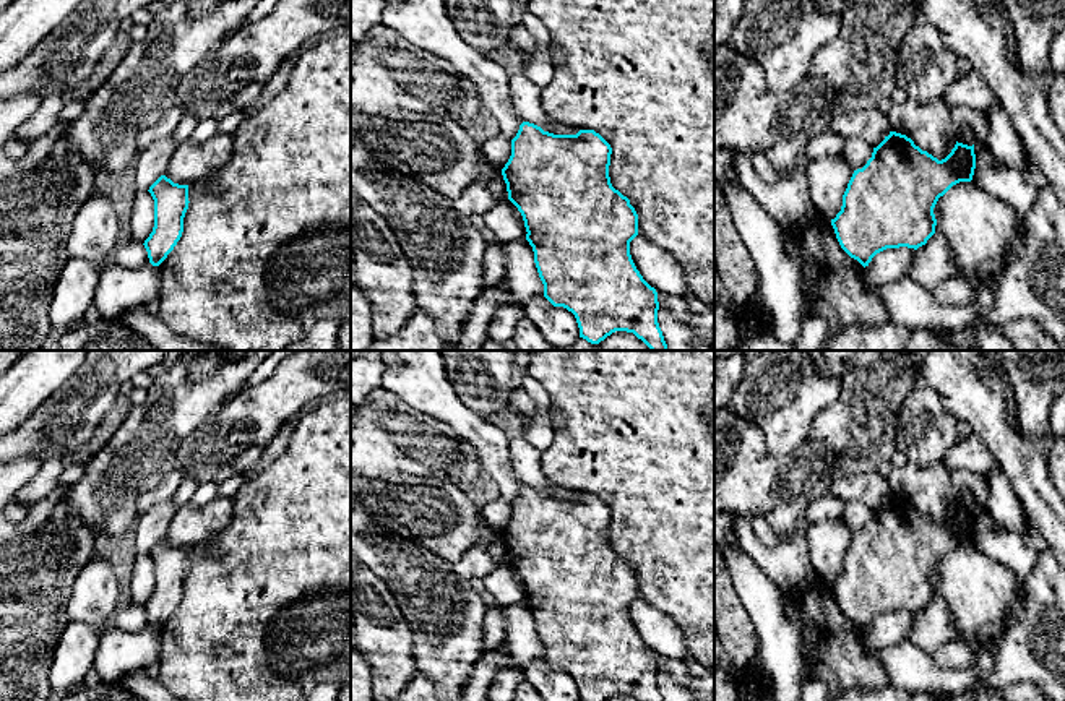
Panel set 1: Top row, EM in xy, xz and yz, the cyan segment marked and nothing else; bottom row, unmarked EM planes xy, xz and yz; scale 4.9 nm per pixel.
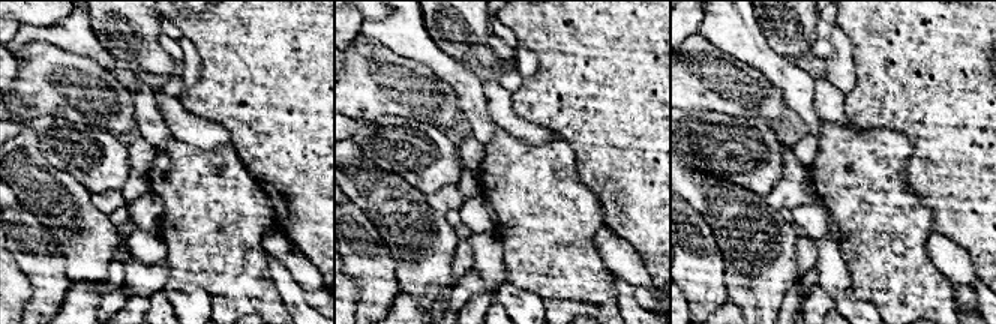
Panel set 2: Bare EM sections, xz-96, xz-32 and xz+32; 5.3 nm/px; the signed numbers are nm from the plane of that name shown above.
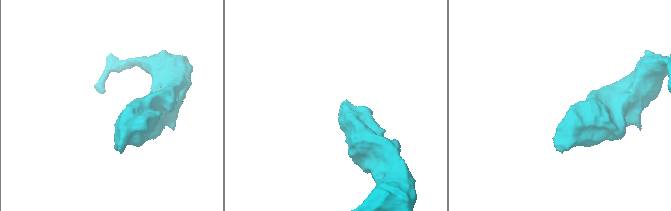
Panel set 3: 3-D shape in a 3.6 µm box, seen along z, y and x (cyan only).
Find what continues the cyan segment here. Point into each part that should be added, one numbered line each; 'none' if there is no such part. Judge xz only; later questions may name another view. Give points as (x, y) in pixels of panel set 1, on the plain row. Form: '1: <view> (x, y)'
none

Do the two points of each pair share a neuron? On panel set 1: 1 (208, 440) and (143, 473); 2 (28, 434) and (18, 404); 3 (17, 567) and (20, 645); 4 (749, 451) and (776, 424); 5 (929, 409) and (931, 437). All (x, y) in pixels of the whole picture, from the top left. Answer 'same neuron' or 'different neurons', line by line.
1: different neurons
2: different neurons
3: same neuron
4: different neurons
5: same neuron

